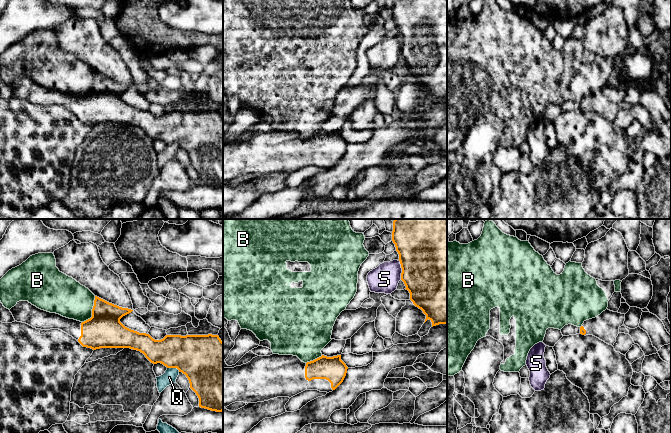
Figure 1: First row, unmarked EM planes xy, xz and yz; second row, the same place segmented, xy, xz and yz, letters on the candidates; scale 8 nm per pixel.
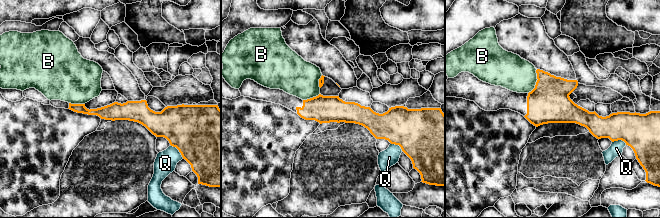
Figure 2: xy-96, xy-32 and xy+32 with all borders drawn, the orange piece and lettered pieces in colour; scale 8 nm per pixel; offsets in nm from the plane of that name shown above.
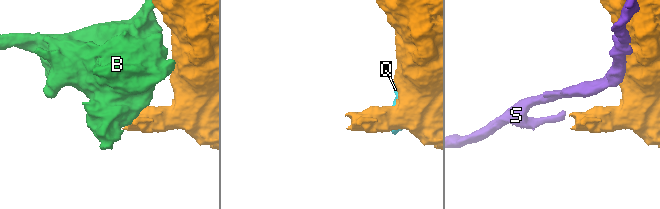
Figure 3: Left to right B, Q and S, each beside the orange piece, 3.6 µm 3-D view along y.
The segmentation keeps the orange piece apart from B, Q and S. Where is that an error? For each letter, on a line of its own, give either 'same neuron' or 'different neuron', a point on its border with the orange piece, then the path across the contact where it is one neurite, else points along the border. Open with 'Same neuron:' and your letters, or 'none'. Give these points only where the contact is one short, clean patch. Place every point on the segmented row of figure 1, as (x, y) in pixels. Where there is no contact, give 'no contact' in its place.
Same neuron: none
B: different neuron; meets orange in xy at (92, 311)
Q: different neuron; meets orange in xy at (173, 367); border along xy (167, 367), (175, 367), (179, 371)
S: different neuron; meets orange in xz at (402, 270)

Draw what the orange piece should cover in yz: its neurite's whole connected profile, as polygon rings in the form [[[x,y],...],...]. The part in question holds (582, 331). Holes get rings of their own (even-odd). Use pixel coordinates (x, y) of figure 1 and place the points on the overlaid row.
[[[606,309],[597,317],[584,321],[580,327],[580,334],[593,335],[613,346],[624,321],[625,314]]]

